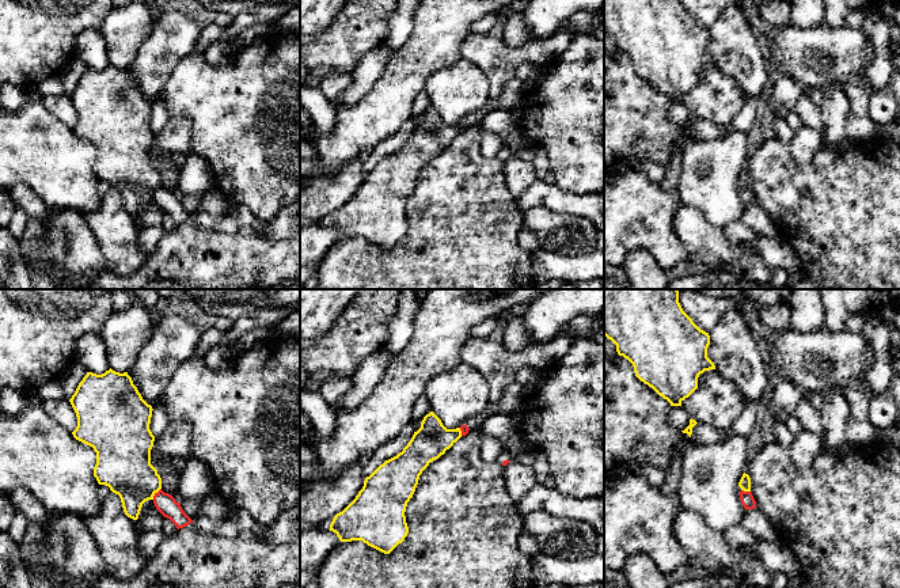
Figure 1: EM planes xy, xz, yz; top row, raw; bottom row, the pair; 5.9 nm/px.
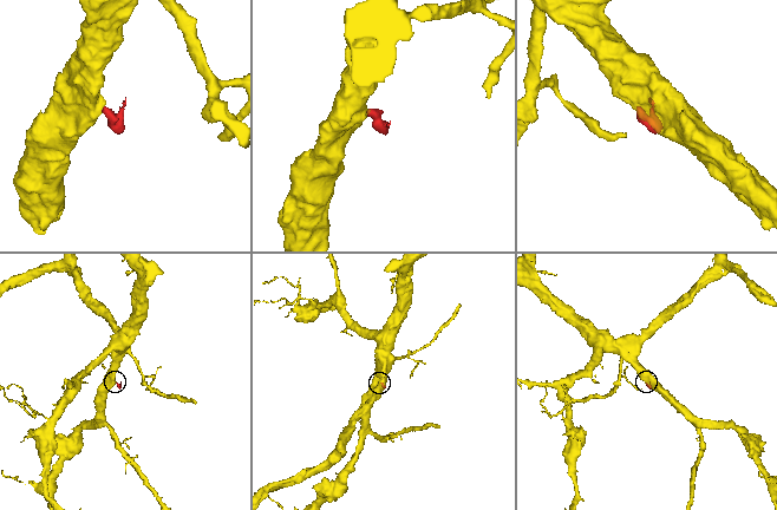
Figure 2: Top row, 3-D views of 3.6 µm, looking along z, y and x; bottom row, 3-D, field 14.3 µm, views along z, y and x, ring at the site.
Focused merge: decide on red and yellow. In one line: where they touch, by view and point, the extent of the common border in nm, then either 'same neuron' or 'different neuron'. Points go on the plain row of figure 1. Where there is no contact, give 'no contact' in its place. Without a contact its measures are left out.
xy (156, 189) | 90 nm | different neuron

